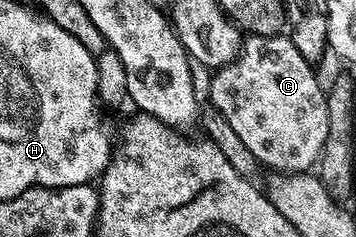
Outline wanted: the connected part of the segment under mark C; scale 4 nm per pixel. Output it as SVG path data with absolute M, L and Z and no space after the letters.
M247 35L240 45L240 51L231 64L225 64L213 73L210 80L209 103L222 112L240 141L255 155L259 165L266 164L278 174L305 172L319 163L325 139L328 137L328 106L324 84L318 81L311 61L296 50L289 35L251 36Z

